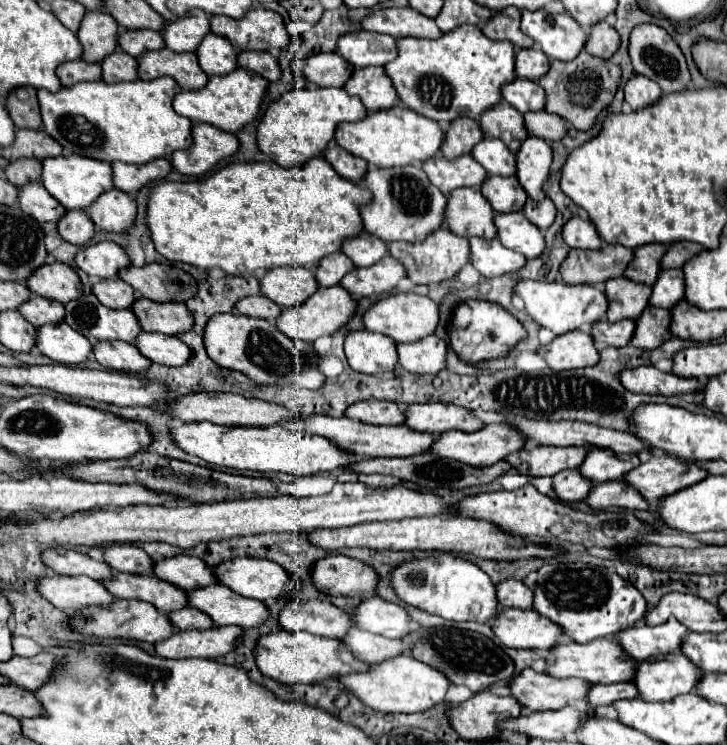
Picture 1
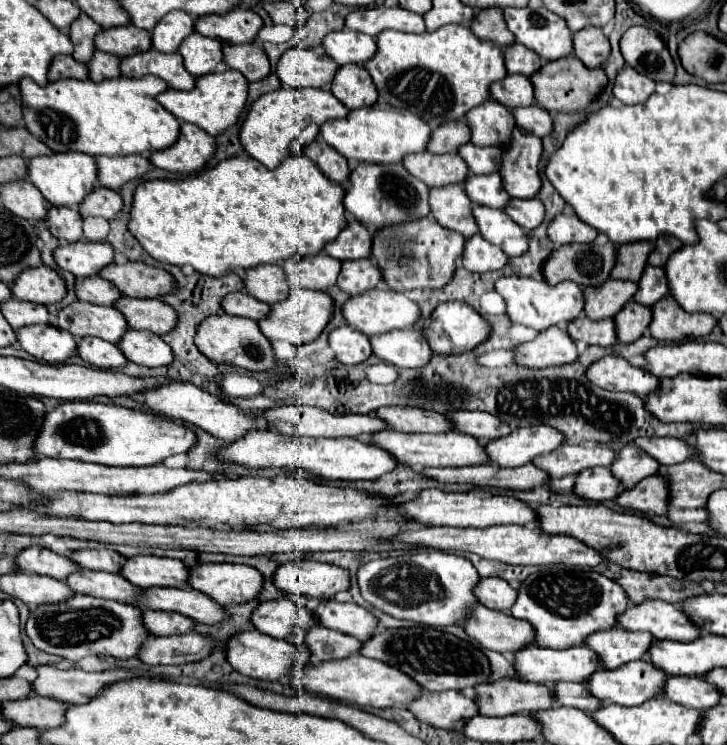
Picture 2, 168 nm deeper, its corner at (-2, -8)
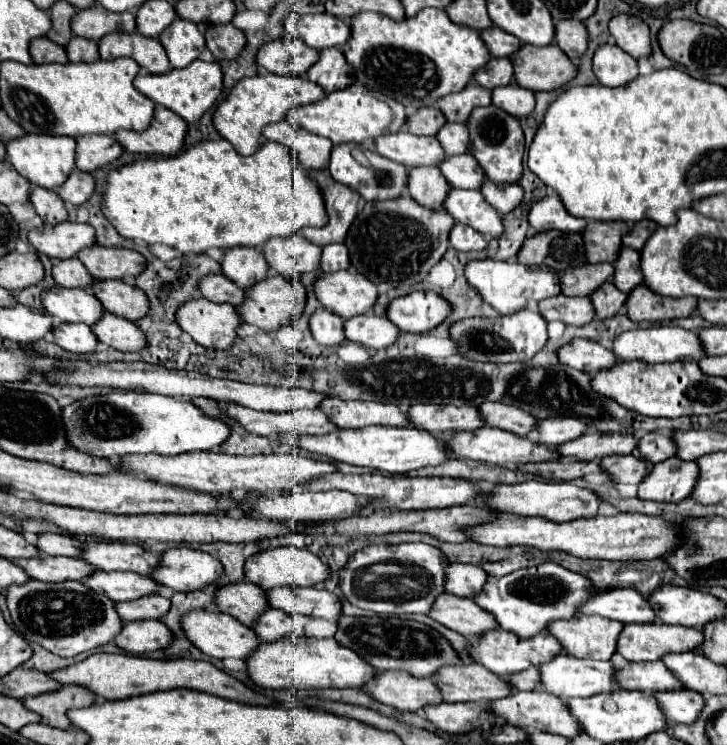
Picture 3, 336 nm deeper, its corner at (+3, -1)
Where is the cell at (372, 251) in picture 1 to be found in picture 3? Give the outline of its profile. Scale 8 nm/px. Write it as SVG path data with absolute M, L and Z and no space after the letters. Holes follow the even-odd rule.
M308 171L308 175L318 183L318 187L324 195L330 221L326 227L320 227L320 229L314 229L314 227L302 229L302 235L320 247L330 245L330 243L344 243L348 229L350 229L354 217L358 215L358 207L360 207L358 193L354 193L346 185L340 185L334 179L326 177L324 171L322 173Z

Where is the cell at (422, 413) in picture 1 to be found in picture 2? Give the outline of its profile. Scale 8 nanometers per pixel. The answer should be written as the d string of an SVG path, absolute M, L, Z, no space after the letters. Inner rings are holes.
M459 410L455 414L449 414L451 420L455 420L455 430L465 432L469 436L475 436L481 442L497 440L507 434L511 434L511 426L503 424L497 416L489 416L487 412L471 412L471 410Z

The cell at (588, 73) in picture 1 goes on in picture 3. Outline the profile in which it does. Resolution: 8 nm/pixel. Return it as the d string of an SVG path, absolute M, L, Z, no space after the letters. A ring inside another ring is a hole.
M524 45L510 61L514 65L516 83L534 93L556 91L570 83L578 73L578 67L562 49L558 49L558 45Z

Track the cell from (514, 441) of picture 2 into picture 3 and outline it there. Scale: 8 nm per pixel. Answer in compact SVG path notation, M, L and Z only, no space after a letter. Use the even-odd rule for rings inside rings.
M548 417L536 423L540 445L562 445L584 433L586 425L574 417Z

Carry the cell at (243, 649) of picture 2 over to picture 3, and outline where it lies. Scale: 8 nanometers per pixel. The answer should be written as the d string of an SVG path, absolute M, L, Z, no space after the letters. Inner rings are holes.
M194 611L184 617L184 631L190 635L192 643L206 655L216 657L216 659L248 659L260 645L262 641L258 639L256 631L242 625L236 617L230 617L228 613L212 613L212 611Z

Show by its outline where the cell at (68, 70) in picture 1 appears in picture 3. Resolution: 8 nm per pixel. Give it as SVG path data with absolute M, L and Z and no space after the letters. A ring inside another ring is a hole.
M42 37L38 41L32 41L30 53L32 53L36 65L42 65L42 63L68 63L66 51L60 45L54 45L46 37Z

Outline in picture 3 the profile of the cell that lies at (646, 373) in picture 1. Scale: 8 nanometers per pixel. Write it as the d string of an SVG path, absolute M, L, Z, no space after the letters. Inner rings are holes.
M574 339L558 351L558 359L578 371L596 375L596 371L608 371L618 365L618 357L596 341Z

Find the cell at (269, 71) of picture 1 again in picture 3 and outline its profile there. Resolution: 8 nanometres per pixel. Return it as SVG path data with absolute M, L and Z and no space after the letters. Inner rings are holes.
M208 25L204 29L206 47L212 51L216 61L234 61L246 47L246 35L230 25Z

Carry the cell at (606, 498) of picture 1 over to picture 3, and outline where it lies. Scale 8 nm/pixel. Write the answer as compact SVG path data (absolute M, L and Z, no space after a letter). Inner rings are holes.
M670 457L648 471L644 481L638 485L638 499L678 503L692 493L696 477L698 465L694 461Z

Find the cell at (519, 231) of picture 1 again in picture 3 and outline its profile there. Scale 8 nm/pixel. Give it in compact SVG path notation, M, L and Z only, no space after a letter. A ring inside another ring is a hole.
M452 189L450 197L446 199L446 211L454 217L454 221L470 225L488 239L502 237L504 233L502 217L492 209L480 191Z

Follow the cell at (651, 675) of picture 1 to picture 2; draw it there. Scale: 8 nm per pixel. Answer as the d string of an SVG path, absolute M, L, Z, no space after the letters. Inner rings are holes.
M635 660L631 664L623 664L623 668L593 672L583 684L587 686L589 694L595 696L595 698L599 698L599 702L603 702L603 704L639 706L639 704L651 700L653 696L661 694L665 680L667 680L667 676L663 674L663 670L655 668L649 660Z

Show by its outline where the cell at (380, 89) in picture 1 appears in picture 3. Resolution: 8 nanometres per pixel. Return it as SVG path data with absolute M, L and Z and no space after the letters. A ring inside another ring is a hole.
M322 49L320 61L310 67L308 79L318 83L326 93L352 85L352 67L340 49Z

